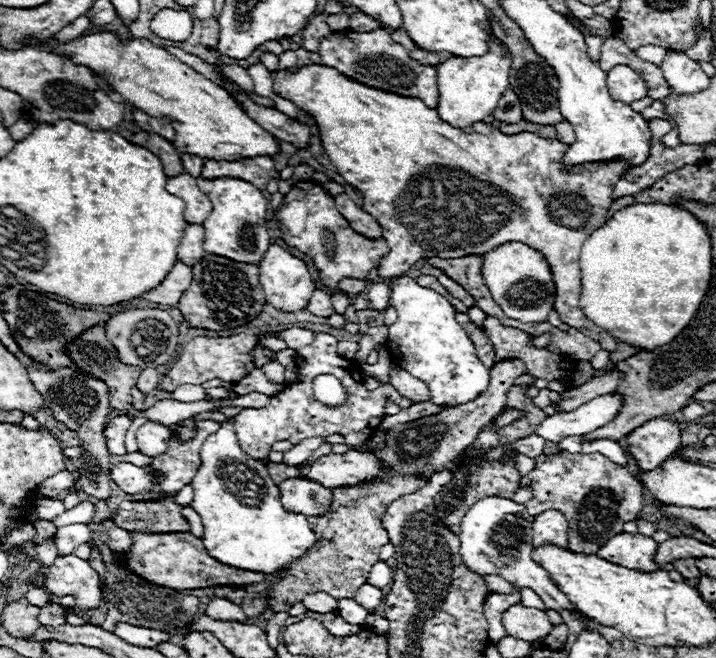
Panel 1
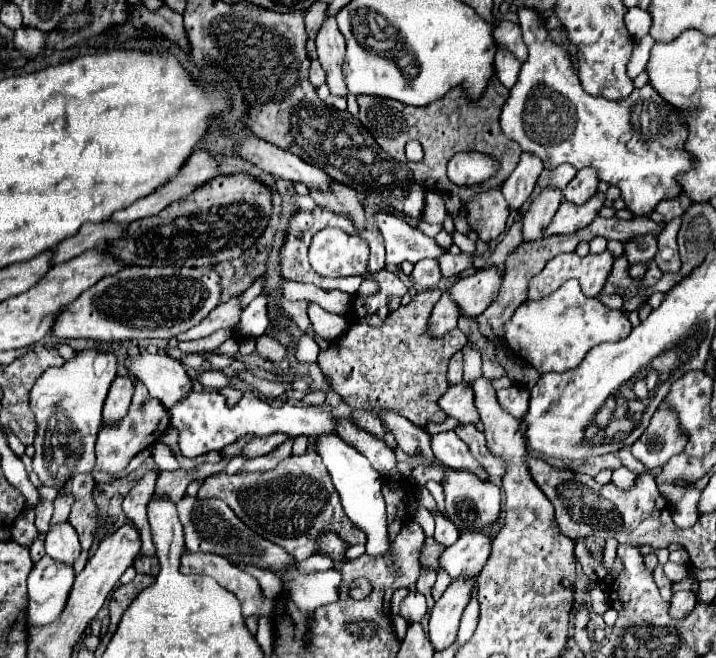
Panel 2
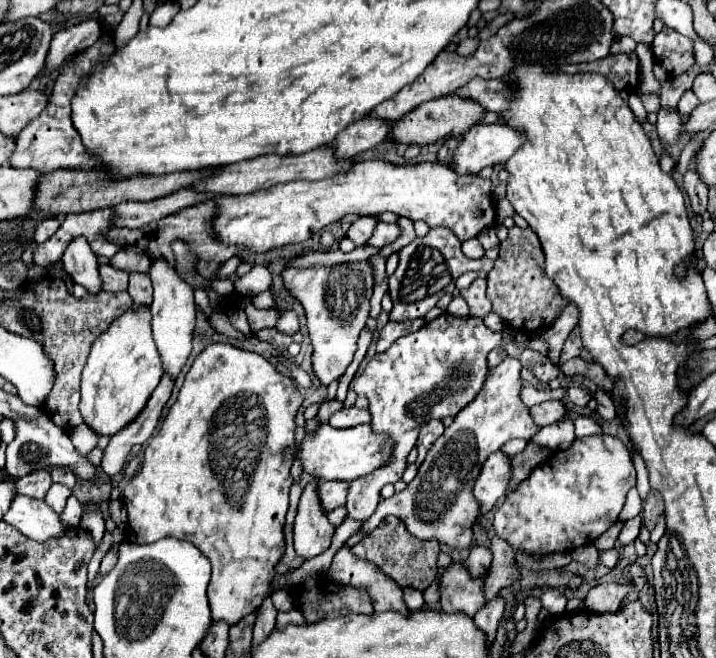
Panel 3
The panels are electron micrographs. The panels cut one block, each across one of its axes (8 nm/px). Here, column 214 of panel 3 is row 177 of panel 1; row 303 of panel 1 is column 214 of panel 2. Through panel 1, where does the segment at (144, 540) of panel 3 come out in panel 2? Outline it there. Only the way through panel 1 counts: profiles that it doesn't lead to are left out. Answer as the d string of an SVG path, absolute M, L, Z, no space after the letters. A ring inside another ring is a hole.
M186 552L186 560L180 564L182 574L206 574L212 576L220 586L234 592L242 604L242 614L248 618L252 614L256 616L272 616L272 610L276 606L276 600L270 600L264 596L260 582L250 576L248 572L240 570L226 558L218 554L206 554L206 552Z

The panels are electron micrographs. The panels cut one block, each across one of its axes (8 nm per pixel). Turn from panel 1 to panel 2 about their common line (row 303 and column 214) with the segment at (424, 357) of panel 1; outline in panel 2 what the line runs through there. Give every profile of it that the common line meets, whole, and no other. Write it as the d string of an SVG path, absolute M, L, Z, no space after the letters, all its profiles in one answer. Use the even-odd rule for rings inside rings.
M218 390L192 392L170 410L170 424L180 432L180 450L186 458L196 458L208 450L222 450L224 446L232 444L238 436L244 434L258 436L266 436L272 432L284 432L288 436L338 434L338 420L340 418L328 412L324 406L284 404L280 408L274 408L254 392L244 392L244 398L232 408L226 404L226 398Z

